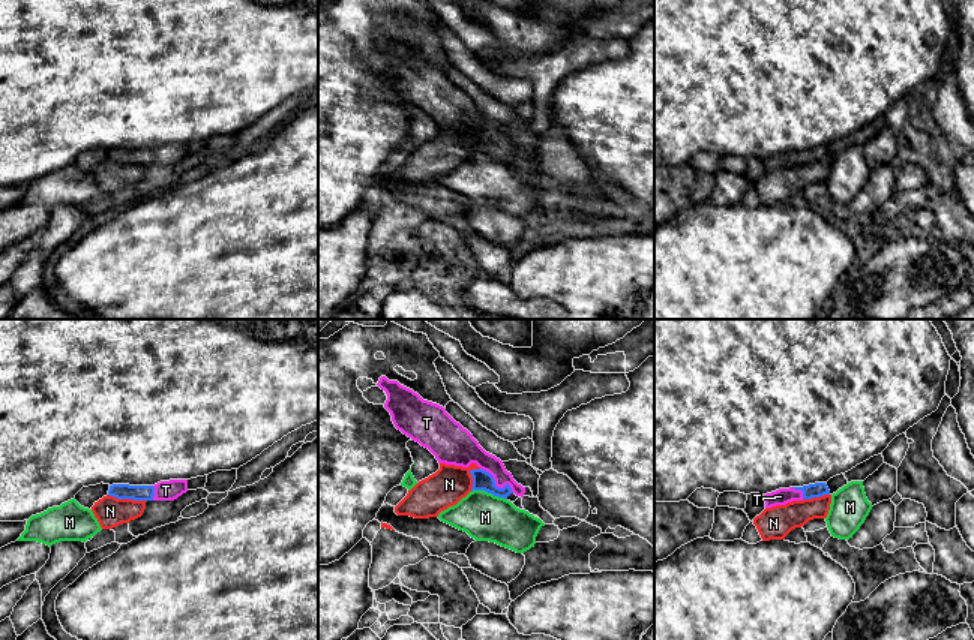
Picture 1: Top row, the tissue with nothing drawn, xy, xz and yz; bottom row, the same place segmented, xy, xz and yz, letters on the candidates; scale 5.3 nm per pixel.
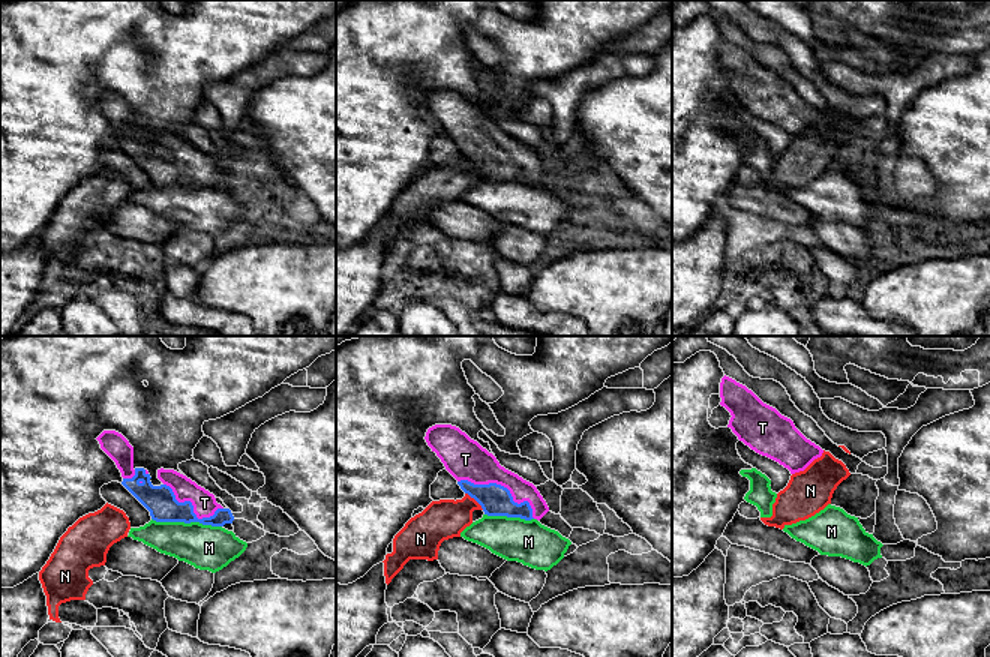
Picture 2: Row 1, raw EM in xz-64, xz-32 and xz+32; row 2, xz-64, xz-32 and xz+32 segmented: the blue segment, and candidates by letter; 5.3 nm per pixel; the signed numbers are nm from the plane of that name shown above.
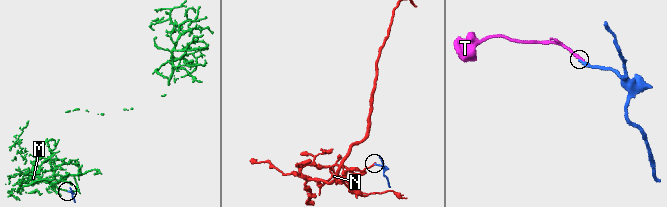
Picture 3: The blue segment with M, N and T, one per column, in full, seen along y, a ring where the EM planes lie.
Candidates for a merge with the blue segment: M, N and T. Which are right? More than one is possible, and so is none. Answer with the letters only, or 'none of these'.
T

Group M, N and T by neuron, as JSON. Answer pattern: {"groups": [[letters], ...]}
{"groups": [["M"], ["N"], ["T"]]}

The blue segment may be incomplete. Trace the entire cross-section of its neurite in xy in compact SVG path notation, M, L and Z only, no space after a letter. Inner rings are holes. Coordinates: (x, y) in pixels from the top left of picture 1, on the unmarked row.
M188 144L161 145L155 150L113 148L108 159L134 165L174 165L188 156Z

